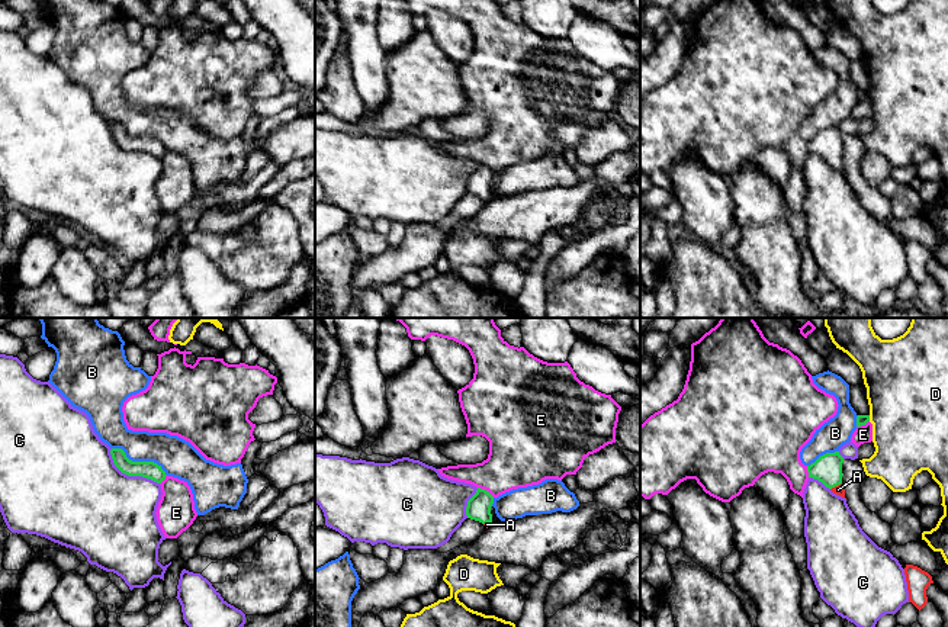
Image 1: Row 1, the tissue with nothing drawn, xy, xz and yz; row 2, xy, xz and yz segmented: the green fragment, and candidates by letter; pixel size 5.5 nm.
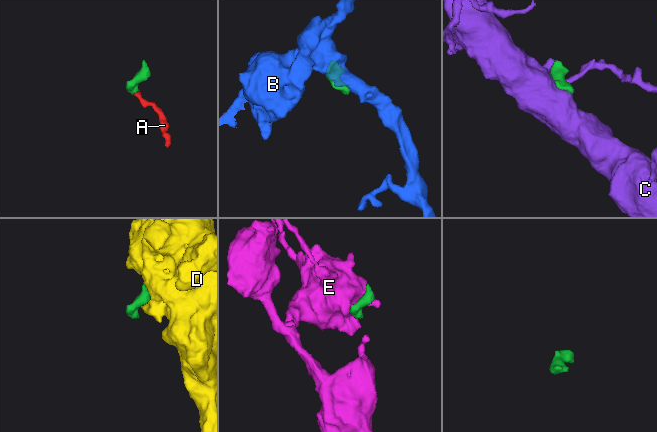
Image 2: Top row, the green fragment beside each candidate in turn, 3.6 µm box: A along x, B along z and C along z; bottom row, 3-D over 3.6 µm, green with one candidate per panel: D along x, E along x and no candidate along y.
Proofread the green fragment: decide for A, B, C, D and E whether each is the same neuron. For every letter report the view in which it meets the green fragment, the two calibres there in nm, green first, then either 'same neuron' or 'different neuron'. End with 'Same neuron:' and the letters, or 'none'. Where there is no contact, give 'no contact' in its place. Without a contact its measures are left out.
A: contact in yz; calibres 160 and 50 nm; same neuron
B: contact in xy; calibres 100 and 220 nm; different neuron
C: contact in xy; calibres 100 and 480 nm; different neuron
D: contact in yz; calibres 60 and 440 nm; different neuron
E: contact in xz; calibres 130 and 320 nm; different neuron
Same neuron: A

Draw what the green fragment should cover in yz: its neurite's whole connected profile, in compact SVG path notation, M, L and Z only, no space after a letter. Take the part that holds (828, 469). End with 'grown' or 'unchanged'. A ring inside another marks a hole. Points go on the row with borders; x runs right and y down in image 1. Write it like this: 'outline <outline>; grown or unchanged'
outline M839 451L826 453L807 466L809 478L817 479L833 493L845 498L845 489L842 485L842 463L843 457Z; grown

